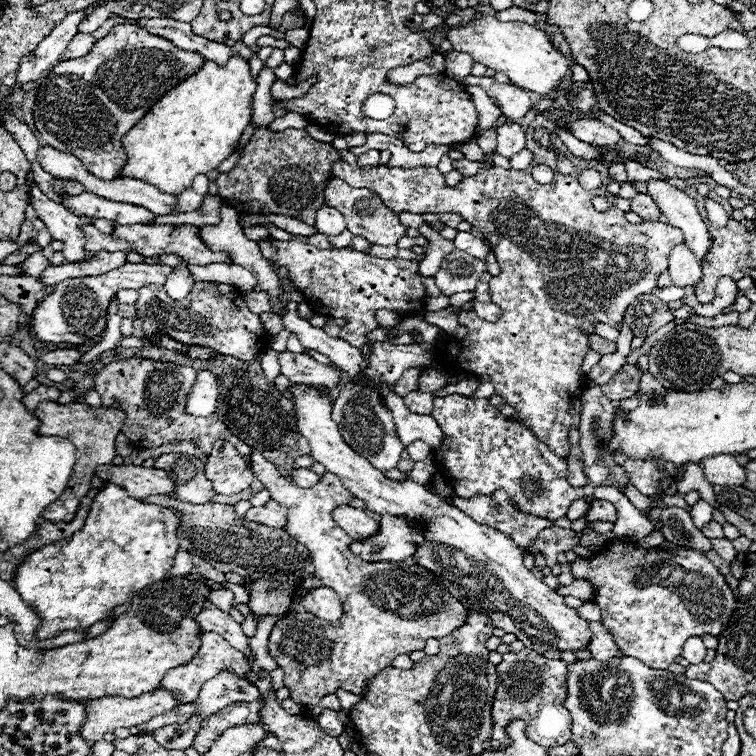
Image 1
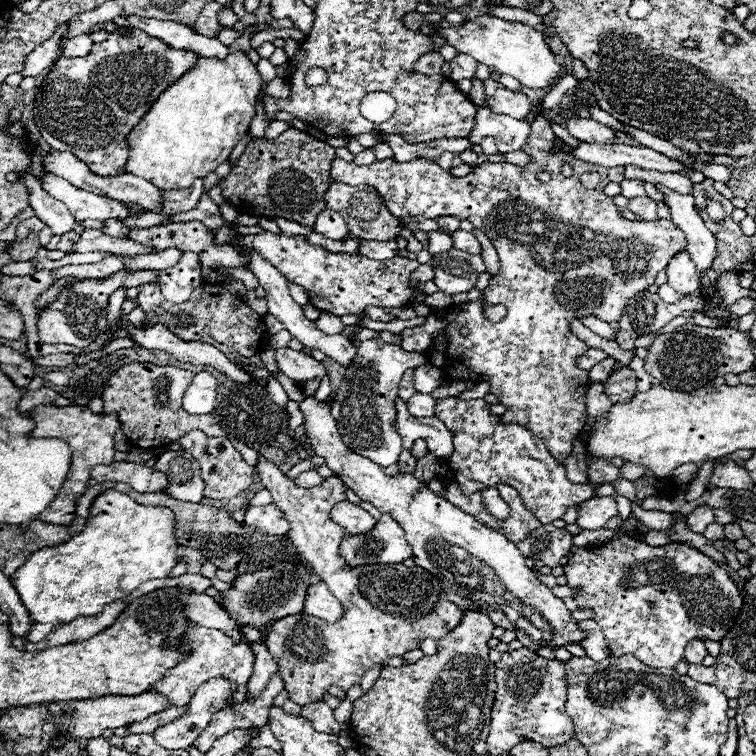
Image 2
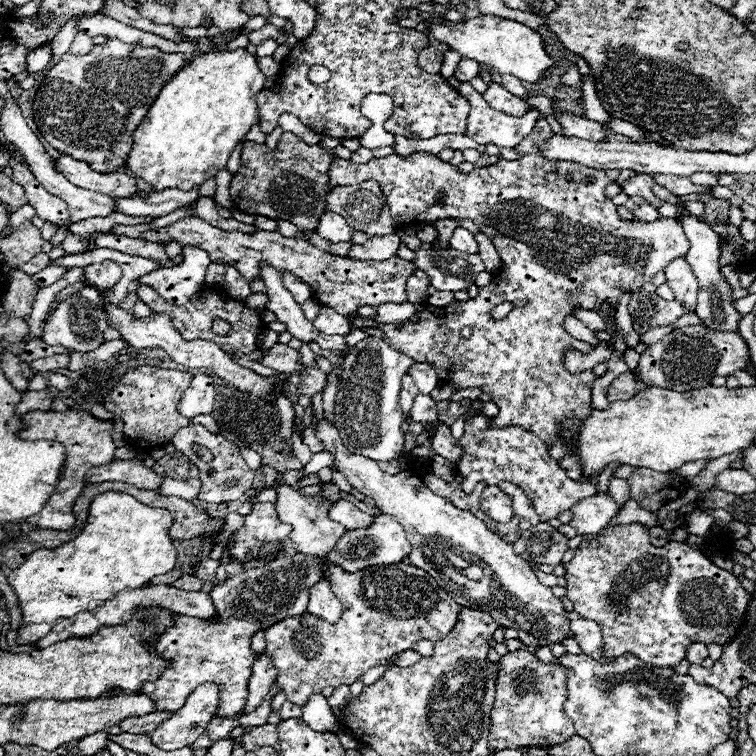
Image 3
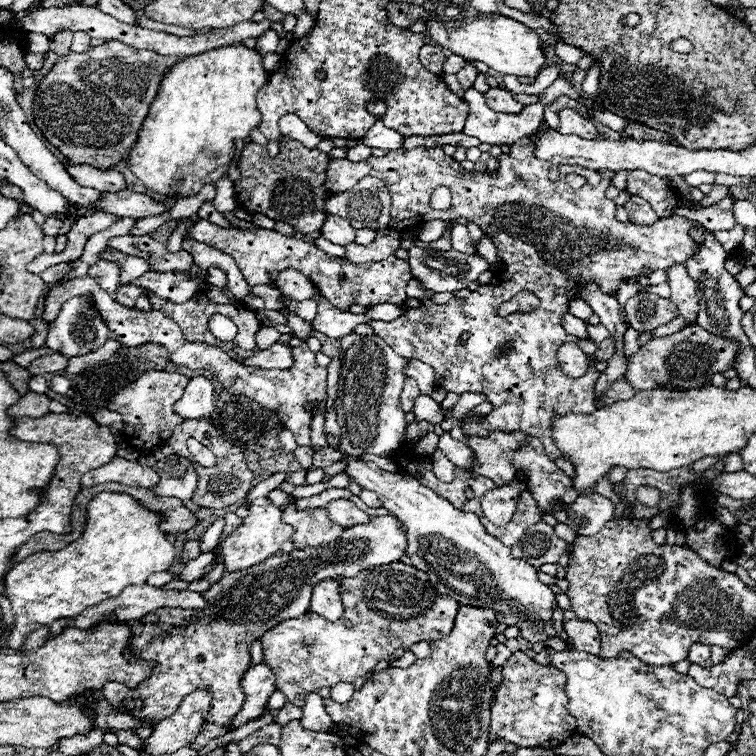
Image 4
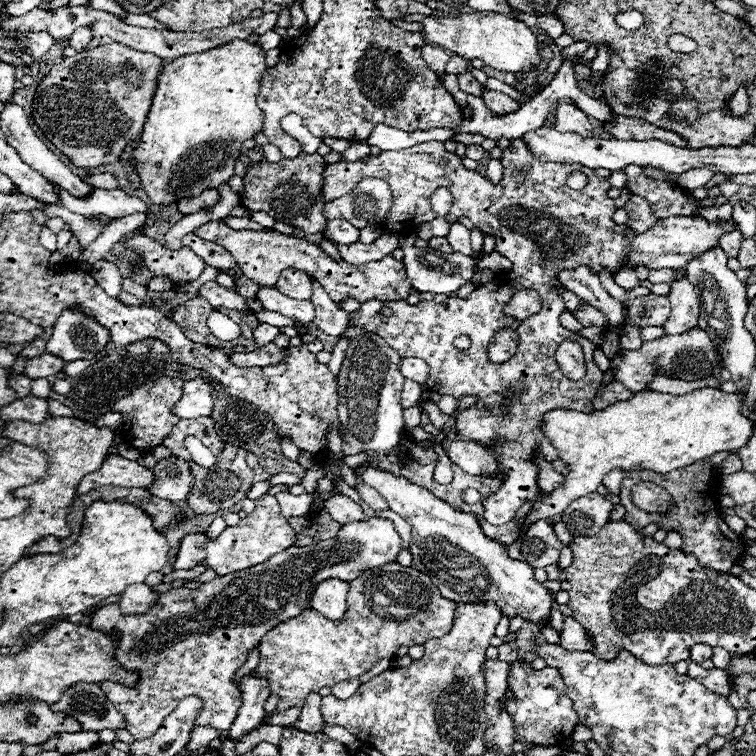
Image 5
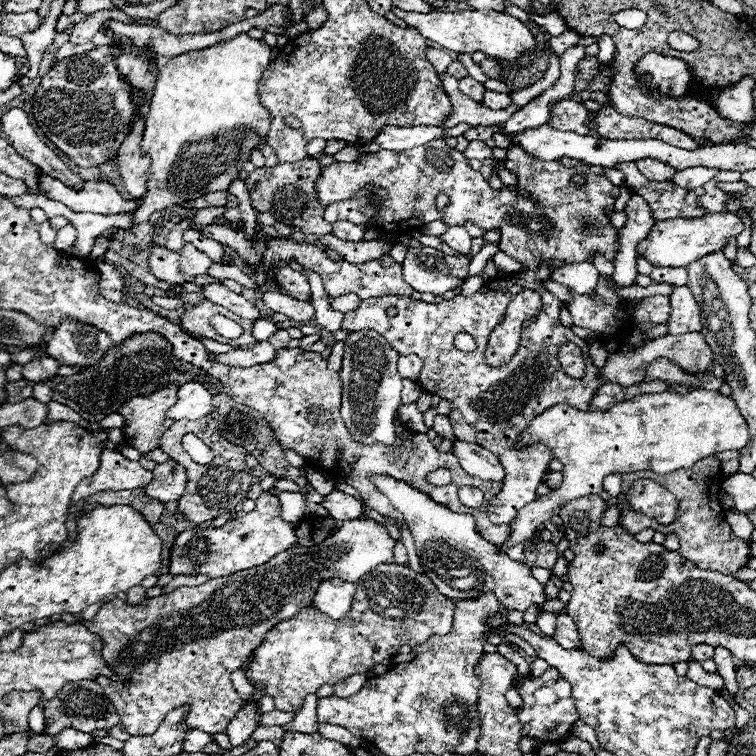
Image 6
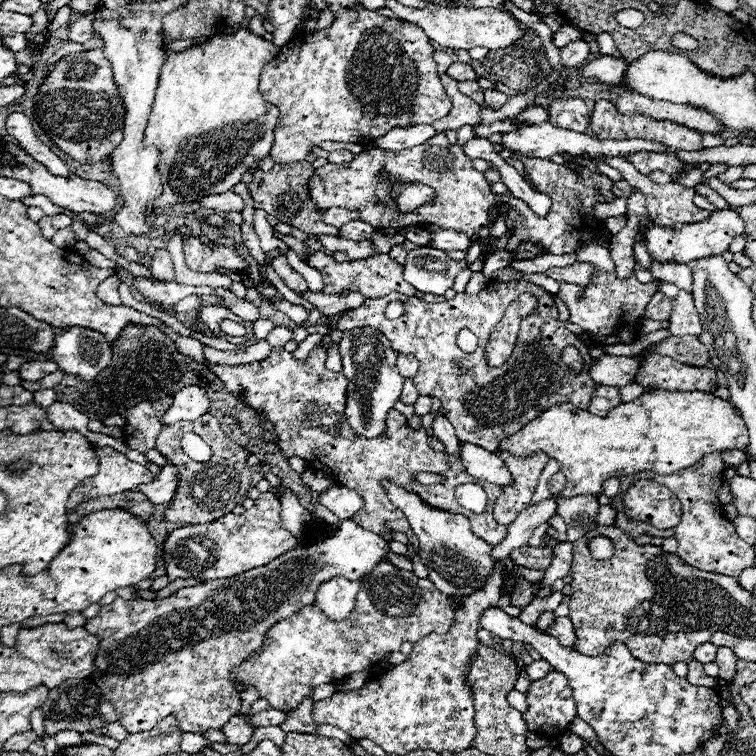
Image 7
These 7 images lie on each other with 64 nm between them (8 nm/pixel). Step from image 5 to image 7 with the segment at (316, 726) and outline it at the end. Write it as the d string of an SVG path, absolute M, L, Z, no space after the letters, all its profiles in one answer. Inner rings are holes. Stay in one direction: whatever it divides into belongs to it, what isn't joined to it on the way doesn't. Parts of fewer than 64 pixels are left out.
M304 698L302 704L296 710L288 712L288 718L280 728L284 732L304 732L304 734L316 734L316 722L312 718L312 708L314 702L312 698Z

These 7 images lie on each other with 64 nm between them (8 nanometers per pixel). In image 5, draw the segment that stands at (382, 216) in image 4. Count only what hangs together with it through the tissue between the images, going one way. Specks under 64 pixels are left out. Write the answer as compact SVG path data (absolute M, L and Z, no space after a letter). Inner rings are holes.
M366 178L364 182L356 184L356 188L344 198L328 202L324 208L324 216L328 220L344 218L360 230L366 226L382 224L388 218L390 206L392 194L388 184L378 178Z

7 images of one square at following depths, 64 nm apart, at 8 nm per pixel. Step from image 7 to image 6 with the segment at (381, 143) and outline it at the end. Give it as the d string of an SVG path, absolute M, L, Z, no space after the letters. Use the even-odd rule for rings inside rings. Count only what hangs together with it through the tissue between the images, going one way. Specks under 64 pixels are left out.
M458 124L454 128L436 128L436 126L415 126L412 128L402 128L397 126L384 126L378 136L372 140L374 144L378 144L382 150L410 150L416 146L422 146L424 142L430 140L440 140L440 138L458 138L462 136L466 130L470 130L470 124Z

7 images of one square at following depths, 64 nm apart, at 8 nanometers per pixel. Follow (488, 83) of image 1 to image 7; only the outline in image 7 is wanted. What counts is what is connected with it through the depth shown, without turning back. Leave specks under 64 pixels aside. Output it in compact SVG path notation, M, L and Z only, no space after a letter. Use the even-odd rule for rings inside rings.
M486 90L484 106L496 110L496 108L502 108L506 102L508 102L508 96L506 96L504 92L498 92L498 90Z

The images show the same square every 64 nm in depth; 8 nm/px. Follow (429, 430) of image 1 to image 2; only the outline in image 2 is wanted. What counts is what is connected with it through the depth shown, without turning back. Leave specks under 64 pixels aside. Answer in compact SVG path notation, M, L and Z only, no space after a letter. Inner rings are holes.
M396 398L396 420L398 420L398 430L400 438L404 442L404 448L412 448L414 440L422 438L428 442L430 454L436 458L448 458L454 452L452 446L452 434L446 430L446 426L438 418L412 418L408 414L406 404Z

